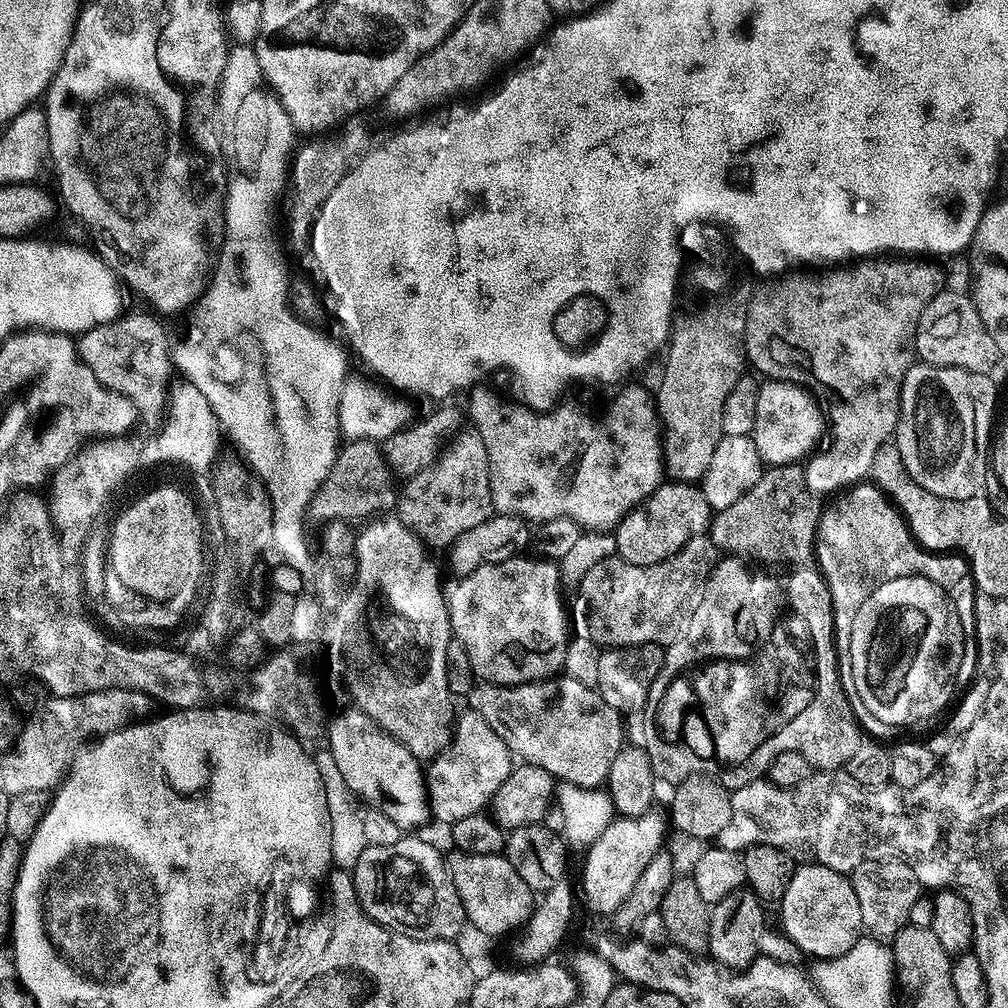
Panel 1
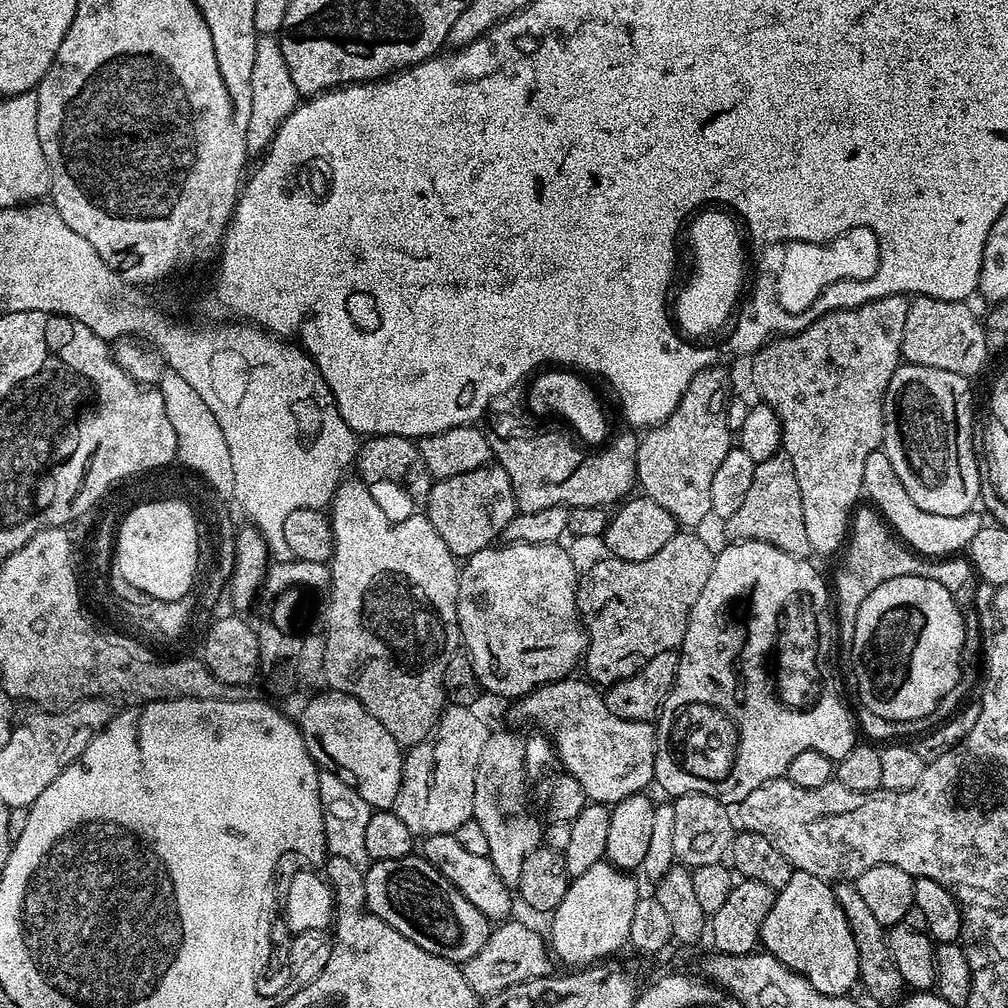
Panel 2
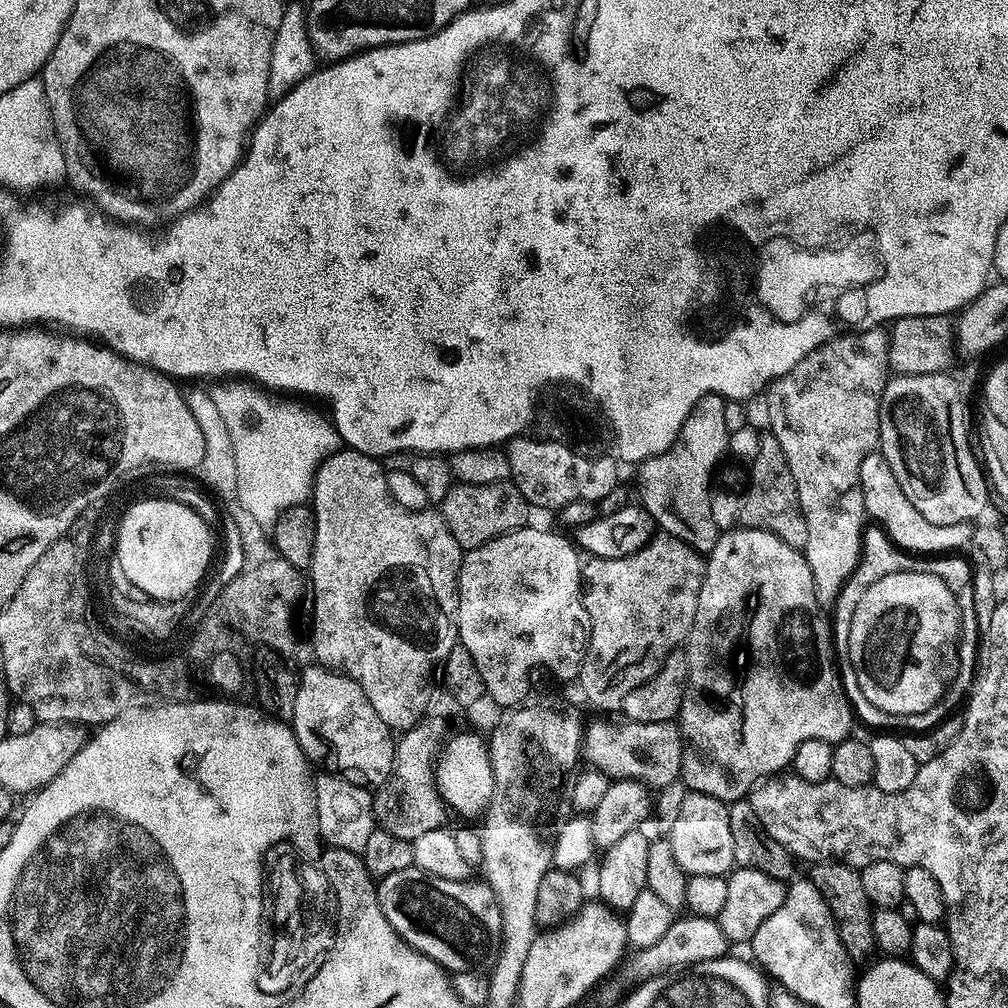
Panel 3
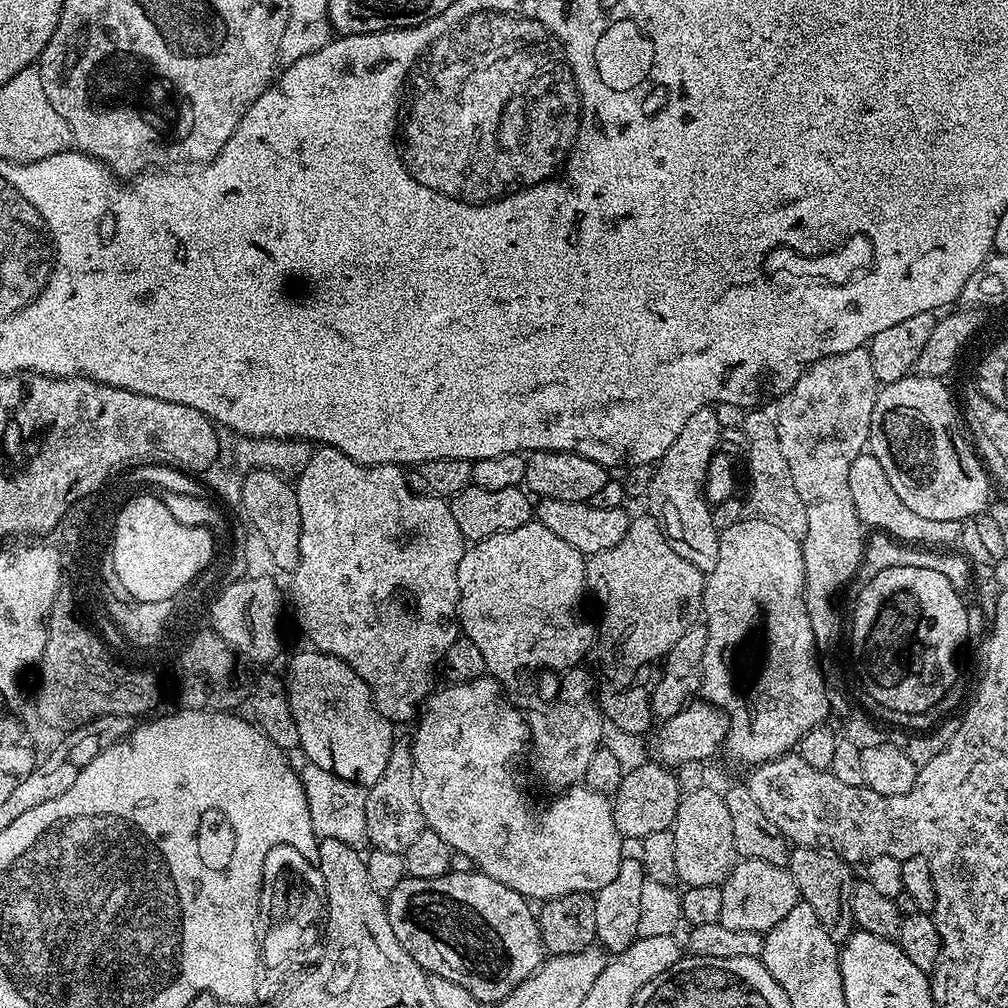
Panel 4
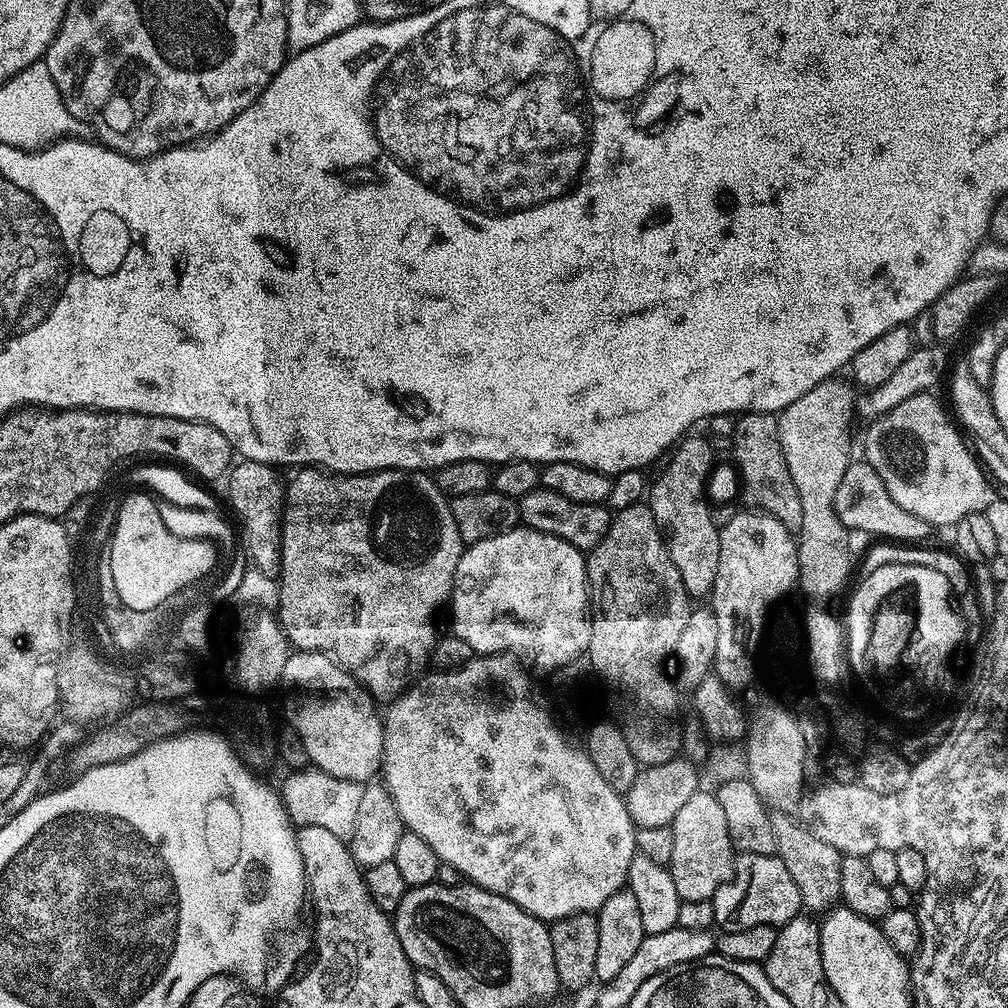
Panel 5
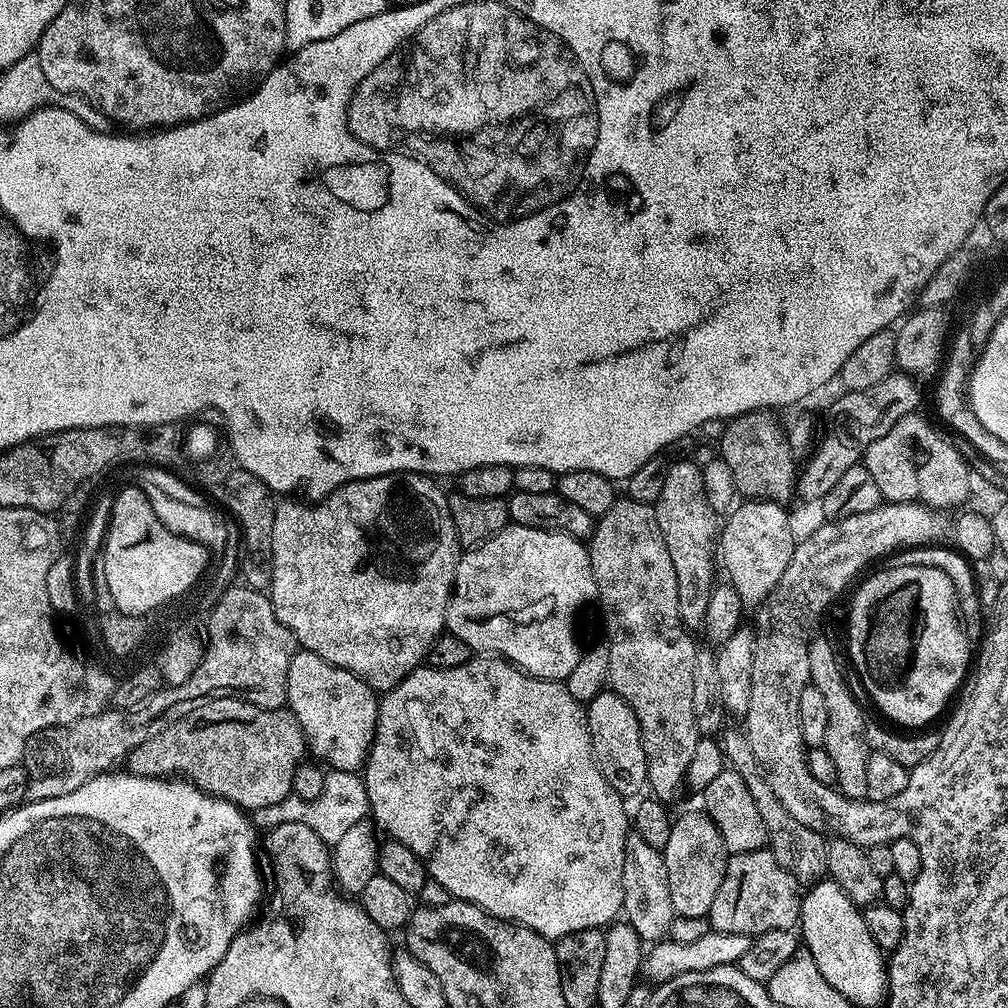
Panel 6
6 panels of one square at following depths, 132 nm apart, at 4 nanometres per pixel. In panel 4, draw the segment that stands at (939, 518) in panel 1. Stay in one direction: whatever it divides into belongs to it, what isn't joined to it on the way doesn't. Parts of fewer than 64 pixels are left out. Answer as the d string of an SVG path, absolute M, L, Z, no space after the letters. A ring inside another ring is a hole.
M865 450L858 454L858 458L854 458L854 462L850 465L848 481L850 495L854 498L854 510L865 529L886 532L901 542L915 542L920 546L948 546L951 545L948 544L951 540L961 539L961 521L938 522L922 518L922 514L914 514L914 510L910 510L910 506L906 506L906 502L898 498L894 486L890 486L889 480L886 479L886 470L882 470L878 458L874 458L871 452Z

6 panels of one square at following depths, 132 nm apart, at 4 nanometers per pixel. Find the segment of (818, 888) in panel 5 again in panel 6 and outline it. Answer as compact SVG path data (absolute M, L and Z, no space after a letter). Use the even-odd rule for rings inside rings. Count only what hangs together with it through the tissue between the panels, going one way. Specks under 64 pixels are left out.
M725 727L718 741L723 749L725 761L730 765L731 771L742 774L742 782L746 782L746 790L750 790L750 794L754 797L754 806L758 806L758 814L762 814L762 822L766 822L768 848L797 882L819 881L828 870L826 866L828 840L821 833L802 826L802 822L798 822L798 818L794 818L790 810L782 806L778 794L774 792L768 777L764 775L764 769L761 768L754 750L750 750L747 735L739 727L737 728Z

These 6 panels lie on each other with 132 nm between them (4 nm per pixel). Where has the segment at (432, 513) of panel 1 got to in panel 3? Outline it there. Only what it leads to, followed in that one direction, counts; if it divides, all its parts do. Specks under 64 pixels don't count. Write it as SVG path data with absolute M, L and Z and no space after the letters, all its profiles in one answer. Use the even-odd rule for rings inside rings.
M511 482L499 484L461 484L453 483L446 498L438 505L450 534L460 543L461 549L477 548L490 542L496 536L507 532L517 532L529 523L530 505L526 497Z

